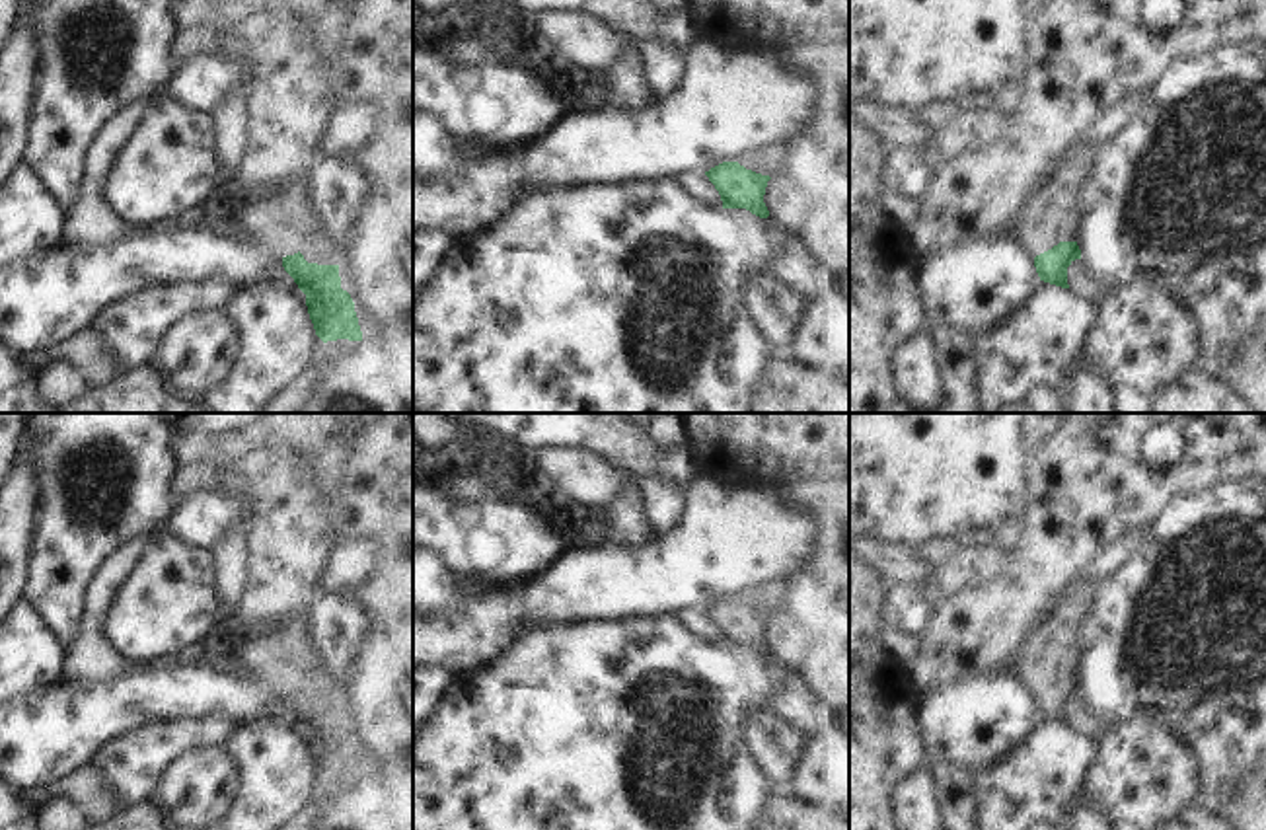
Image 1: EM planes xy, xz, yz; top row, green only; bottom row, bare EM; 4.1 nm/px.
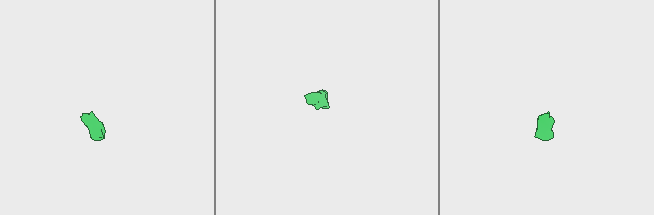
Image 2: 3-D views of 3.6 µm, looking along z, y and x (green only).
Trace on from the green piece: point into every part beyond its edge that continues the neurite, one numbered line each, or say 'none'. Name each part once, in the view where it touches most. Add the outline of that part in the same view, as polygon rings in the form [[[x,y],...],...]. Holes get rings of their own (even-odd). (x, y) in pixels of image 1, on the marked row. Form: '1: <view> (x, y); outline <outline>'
1: yz (1052, 213); outline [[[1093,148],[1075,150],[1023,205],[1013,234],[1030,255],[1036,257],[1061,240],[1077,242],[1093,154]]]

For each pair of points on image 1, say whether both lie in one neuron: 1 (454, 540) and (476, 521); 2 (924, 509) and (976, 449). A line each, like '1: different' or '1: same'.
1: same
2: same

